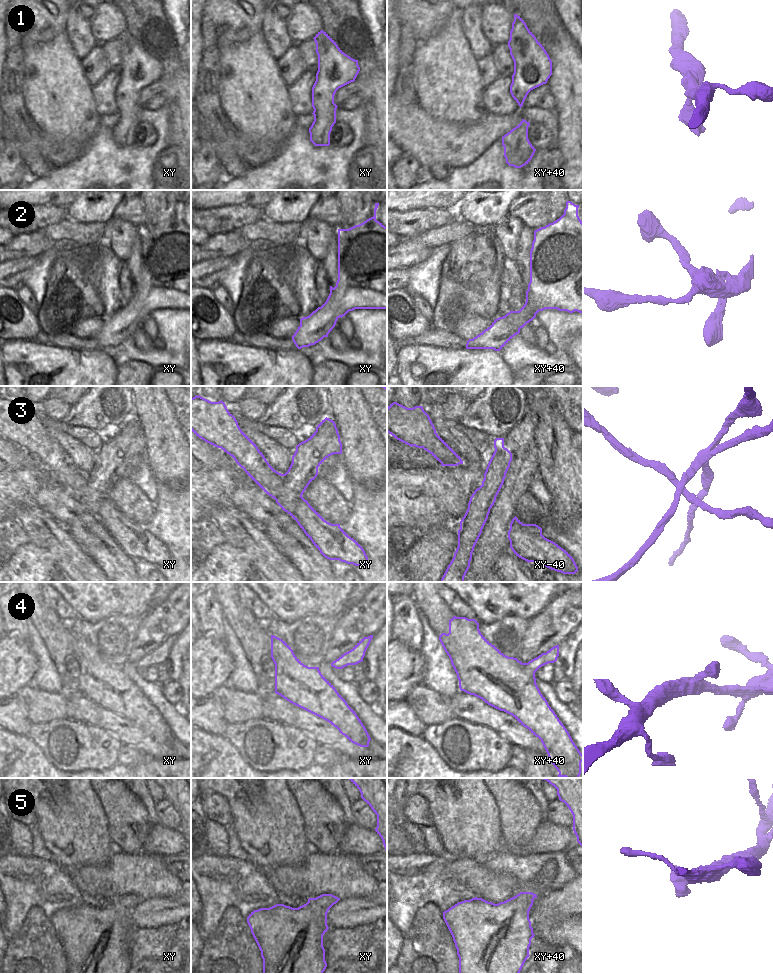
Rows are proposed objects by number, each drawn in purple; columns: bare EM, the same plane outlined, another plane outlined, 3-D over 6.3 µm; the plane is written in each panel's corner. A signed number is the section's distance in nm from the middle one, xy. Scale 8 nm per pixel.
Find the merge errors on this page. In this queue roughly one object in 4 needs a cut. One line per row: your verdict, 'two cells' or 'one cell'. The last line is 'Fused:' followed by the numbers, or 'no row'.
1: one cell
2: two cells
3: two cells
4: one cell
5: one cell
Fused: 2, 3

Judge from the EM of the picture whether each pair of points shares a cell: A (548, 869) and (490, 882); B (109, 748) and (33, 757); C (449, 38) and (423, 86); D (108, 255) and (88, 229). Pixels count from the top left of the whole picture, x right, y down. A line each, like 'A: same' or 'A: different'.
A: same
B: different
C: same
D: different

